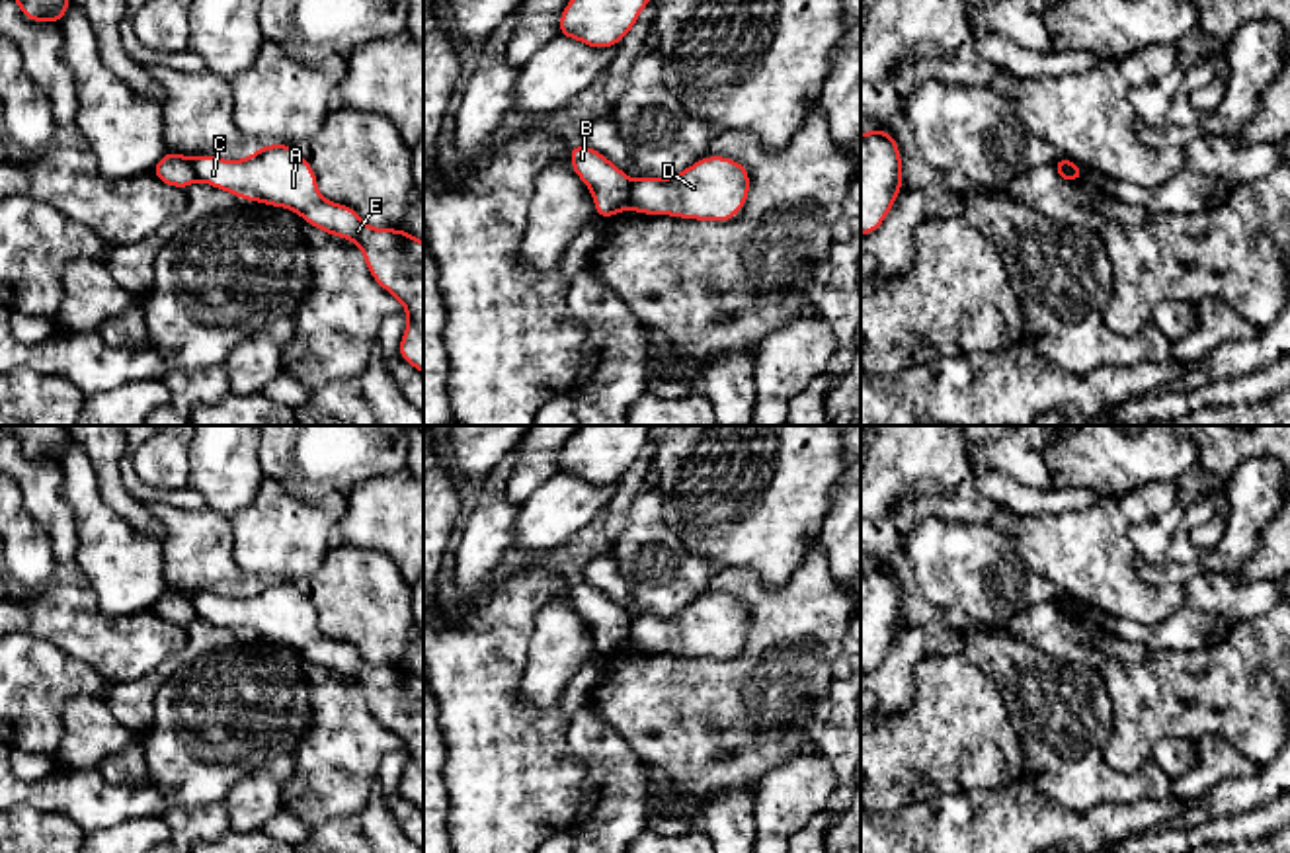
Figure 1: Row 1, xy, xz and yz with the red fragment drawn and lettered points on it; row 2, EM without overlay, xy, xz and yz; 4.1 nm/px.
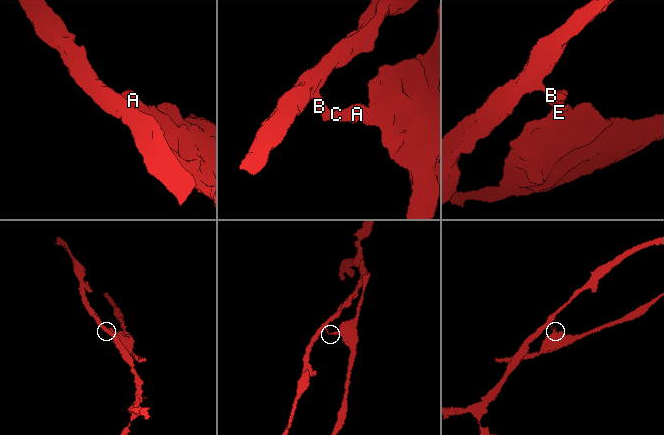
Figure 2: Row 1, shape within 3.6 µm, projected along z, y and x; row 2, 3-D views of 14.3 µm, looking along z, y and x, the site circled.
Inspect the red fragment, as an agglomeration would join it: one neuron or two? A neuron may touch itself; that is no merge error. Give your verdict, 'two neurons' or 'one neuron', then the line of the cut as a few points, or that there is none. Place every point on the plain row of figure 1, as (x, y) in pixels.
two neurons | xz (633, 619), (629, 645)

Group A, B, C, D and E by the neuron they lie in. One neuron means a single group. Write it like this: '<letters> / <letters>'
A C D E / B

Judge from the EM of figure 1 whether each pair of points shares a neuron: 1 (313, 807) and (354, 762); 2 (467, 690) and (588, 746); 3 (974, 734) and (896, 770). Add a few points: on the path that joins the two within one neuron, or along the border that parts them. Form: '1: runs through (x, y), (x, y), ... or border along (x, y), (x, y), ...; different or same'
1: runs through (321, 795), (342, 773); same
2: border along (566, 725), (566, 744), (582, 764), (584, 779); different
3: runs through (955, 734), (916, 750); same

